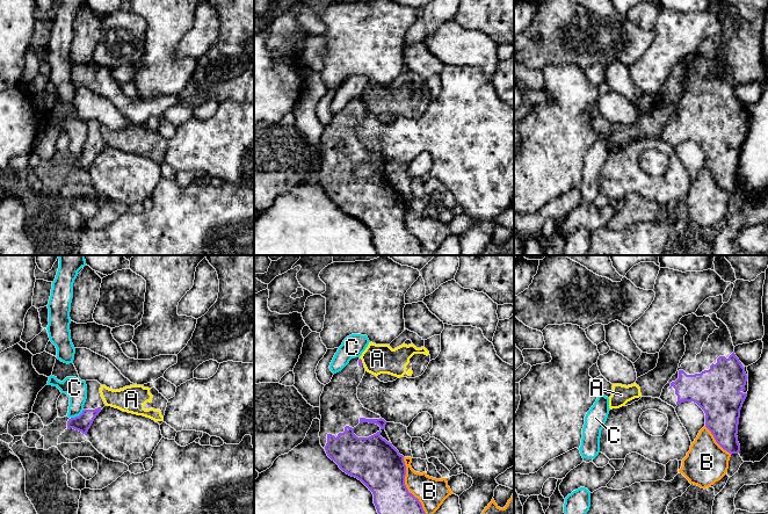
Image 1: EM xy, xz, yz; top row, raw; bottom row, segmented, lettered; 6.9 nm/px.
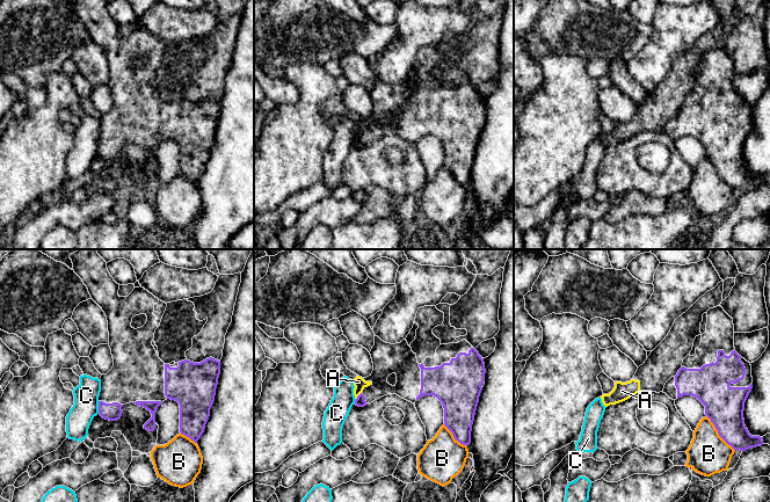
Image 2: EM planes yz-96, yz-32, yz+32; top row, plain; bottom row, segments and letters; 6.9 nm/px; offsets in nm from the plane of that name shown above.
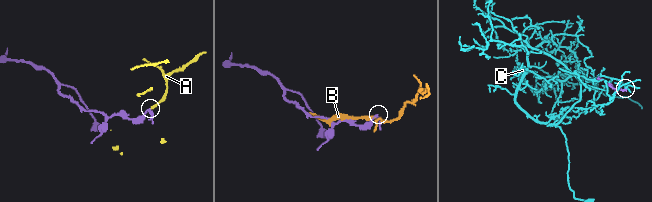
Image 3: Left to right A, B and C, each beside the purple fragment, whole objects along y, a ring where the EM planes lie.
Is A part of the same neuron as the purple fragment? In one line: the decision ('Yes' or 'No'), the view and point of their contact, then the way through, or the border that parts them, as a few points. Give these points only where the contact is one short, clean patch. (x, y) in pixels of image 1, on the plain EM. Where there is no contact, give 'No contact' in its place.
No. Touches purple at xz (361, 101). Boundary: xz (360, 98), (363, 105)

